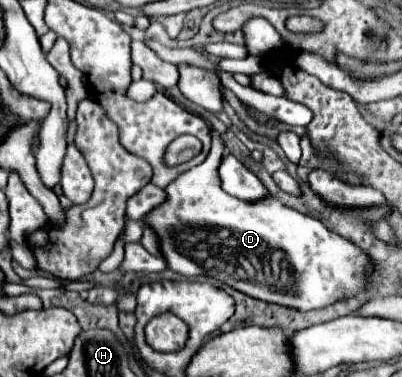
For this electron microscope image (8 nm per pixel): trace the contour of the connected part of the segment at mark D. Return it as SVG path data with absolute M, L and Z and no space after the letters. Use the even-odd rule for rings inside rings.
M217 134L217 146L211 148L205 162L181 174L177 180L173 180L165 188L167 202L145 216L145 220L151 226L155 226L155 232L159 232L163 256L173 272L179 272L187 278L209 276L223 284L229 284L231 288L251 298L279 304L297 312L327 308L335 302L355 298L371 290L373 286L371 272L375 264L371 256L355 242L335 234L321 220L281 204L277 198L259 200L257 204L245 204L239 198L227 196L227 192L221 190L219 174L217 174L219 168L217 152L223 150L225 150L225 142Z

